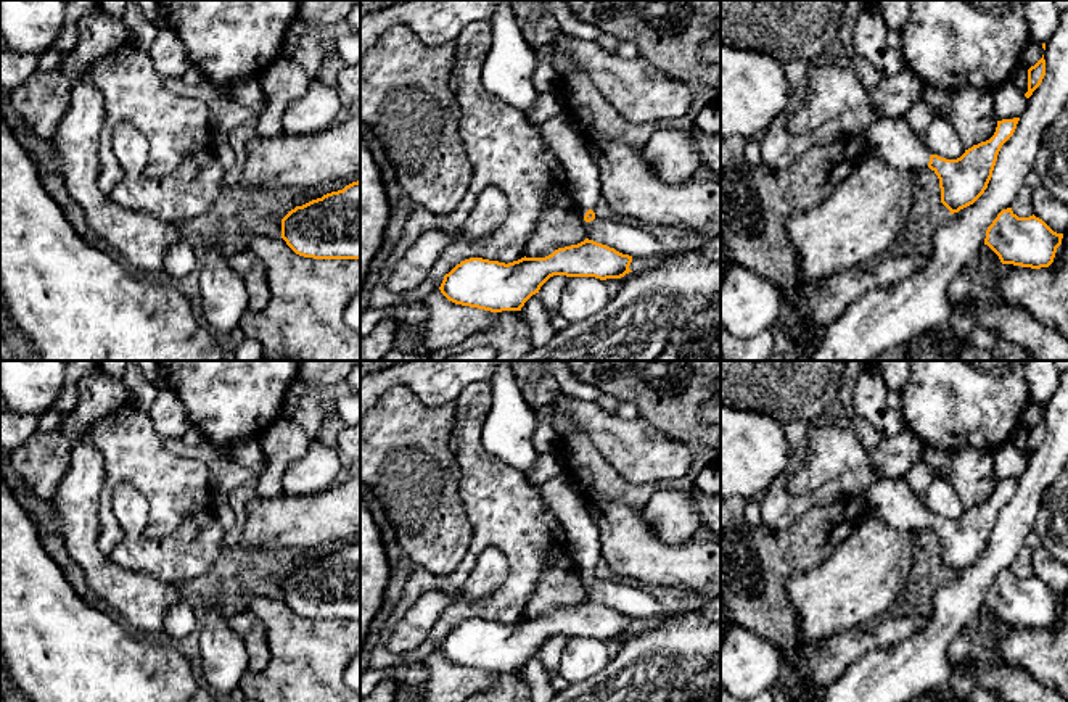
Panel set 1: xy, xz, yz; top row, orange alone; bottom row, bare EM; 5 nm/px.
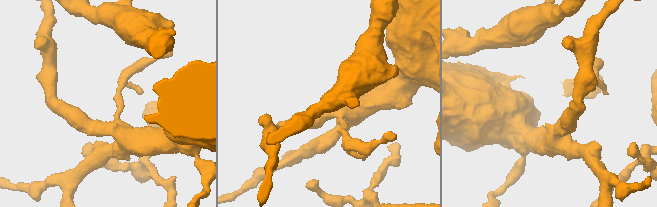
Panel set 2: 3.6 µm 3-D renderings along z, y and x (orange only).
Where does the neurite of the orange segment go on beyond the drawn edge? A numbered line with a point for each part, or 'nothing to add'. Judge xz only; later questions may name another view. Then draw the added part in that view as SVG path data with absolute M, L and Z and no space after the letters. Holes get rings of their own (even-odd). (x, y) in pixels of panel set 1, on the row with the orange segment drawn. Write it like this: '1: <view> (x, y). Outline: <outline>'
1: xz (562, 136). Outline: M569 113L539 124L539 137L566 171L568 195L582 216L595 209L600 198L600 171L589 153L589 138Z

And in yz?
1: yz (890, 139). Outline: M880 118L864 137L862 155L870 153L899 171L920 172L933 155L906 118Z

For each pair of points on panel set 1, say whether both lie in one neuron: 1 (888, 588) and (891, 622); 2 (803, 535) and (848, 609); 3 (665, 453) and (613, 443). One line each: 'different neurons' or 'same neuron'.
1: different neurons
2: different neurons
3: same neuron

